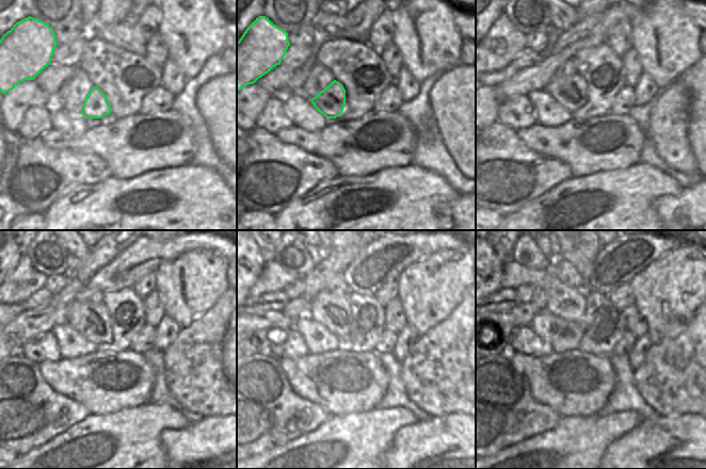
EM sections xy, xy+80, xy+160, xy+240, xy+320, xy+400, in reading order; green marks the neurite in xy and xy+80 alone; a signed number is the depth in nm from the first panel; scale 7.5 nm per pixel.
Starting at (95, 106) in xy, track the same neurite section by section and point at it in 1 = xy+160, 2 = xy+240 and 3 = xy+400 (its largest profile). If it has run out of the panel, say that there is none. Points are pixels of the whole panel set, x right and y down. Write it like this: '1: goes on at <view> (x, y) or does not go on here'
1: goes on at xy+160 (570, 92)
2: goes on at xy+240 (92, 321)
3: goes on at xy+400 (565, 302)

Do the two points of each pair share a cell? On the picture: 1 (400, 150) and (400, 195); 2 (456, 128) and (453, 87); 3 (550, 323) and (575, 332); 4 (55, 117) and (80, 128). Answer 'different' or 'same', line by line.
1: different
2: same
3: same
4: same

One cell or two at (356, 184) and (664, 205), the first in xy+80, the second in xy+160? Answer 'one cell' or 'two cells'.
two cells

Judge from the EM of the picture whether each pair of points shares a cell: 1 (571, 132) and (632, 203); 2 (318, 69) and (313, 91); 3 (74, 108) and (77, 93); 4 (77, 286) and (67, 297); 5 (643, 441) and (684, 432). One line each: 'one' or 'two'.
1: two
2: one
3: one
4: one
5: one

